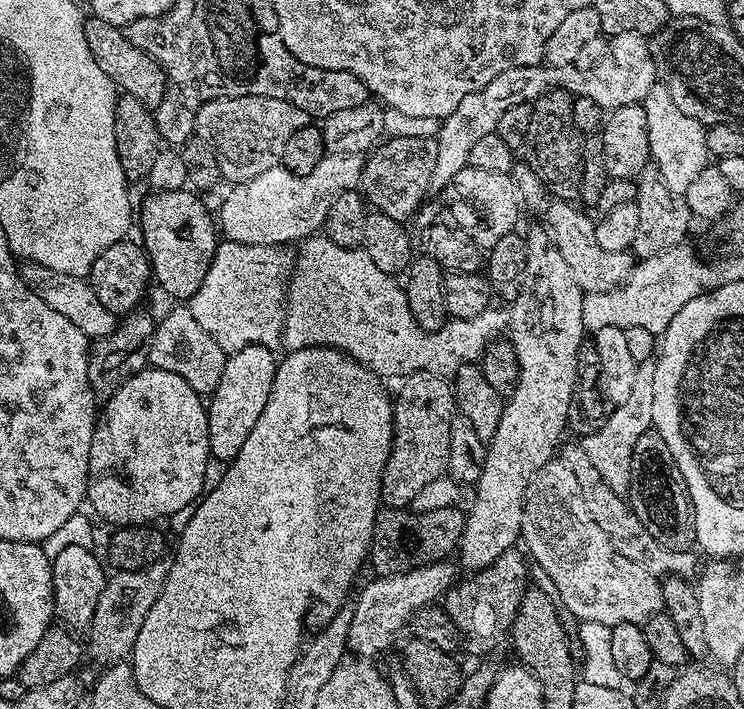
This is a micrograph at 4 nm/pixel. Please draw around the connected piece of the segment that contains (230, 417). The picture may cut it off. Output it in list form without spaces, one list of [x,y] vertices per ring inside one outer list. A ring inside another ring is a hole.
[[[251,344],[231,353],[224,362],[221,381],[212,392],[207,403],[208,449],[218,460],[230,462],[237,456],[250,430],[269,401],[270,390],[276,377],[277,356],[269,345]]]

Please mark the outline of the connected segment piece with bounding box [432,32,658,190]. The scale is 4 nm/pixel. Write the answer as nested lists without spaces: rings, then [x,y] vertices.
[[[634,32],[618,33],[613,35],[606,44],[604,57],[592,68],[582,68],[576,64],[567,64],[561,68],[545,66],[543,63],[534,66],[511,68],[498,78],[486,82],[482,90],[474,90],[474,94],[466,94],[462,102],[453,112],[444,117],[439,125],[440,132],[436,136],[438,142],[438,162],[434,162],[432,188],[448,188],[454,174],[458,170],[468,167],[470,149],[477,144],[485,134],[495,132],[498,118],[510,110],[510,106],[532,104],[542,94],[551,88],[564,88],[572,93],[573,97],[581,96],[598,102],[605,110],[640,104],[646,98],[652,84],[657,83],[656,60],[652,57],[652,48],[649,37]]]

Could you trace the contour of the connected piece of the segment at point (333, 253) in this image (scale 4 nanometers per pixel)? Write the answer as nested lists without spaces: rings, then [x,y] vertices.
[[[313,234],[299,245],[296,269],[290,272],[290,295],[286,300],[282,344],[288,350],[297,348],[339,348],[377,376],[403,378],[412,372],[433,372],[445,378],[455,377],[461,368],[479,361],[484,348],[505,331],[506,316],[489,310],[473,320],[453,320],[440,327],[438,332],[427,332],[418,326],[403,287],[395,284],[389,273],[378,270],[363,248],[334,246],[327,236]]]

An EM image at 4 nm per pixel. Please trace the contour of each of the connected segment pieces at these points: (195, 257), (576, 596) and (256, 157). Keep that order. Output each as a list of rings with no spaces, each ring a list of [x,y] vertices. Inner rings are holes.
[[[179,190],[173,192],[151,193],[138,208],[138,228],[142,247],[148,253],[148,261],[152,263],[152,275],[155,283],[161,284],[172,296],[191,298],[202,286],[202,278],[218,247],[218,224],[208,213],[208,208],[199,200],[195,191]]]
[[[560,458],[549,460],[537,470],[534,478],[530,478],[526,486],[520,530],[527,555],[536,559],[536,568],[550,574],[550,582],[554,582],[559,603],[563,607],[565,604],[569,614],[577,616],[577,621],[602,622],[609,626],[622,622],[643,625],[658,610],[663,609],[661,581],[638,562],[630,562],[630,558],[622,558],[622,554],[614,550],[608,535],[588,515],[588,502],[575,470],[563,464]]]
[[[223,96],[204,104],[196,112],[195,135],[212,149],[225,181],[243,182],[277,167],[282,146],[309,123],[306,110],[298,110],[298,106],[282,98]]]

